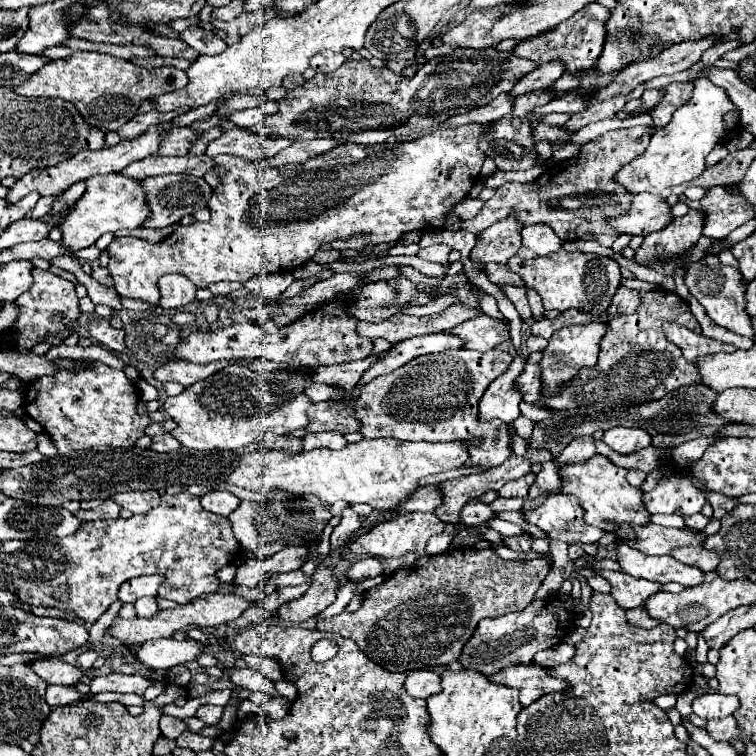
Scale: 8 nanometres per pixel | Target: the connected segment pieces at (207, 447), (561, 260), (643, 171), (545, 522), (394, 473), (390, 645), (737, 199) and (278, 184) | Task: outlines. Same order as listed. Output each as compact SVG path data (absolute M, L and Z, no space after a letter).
M229 365L219 373L197 381L177 397L167 397L165 411L179 427L173 431L177 441L199 451L237 451L253 443L263 433L291 433L309 425L307 409L311 399L303 393L313 383L313 367L279 369L273 373L251 367Z
M555 251L551 255L535 257L535 259L513 257L509 259L507 265L527 283L529 289L535 289L541 295L545 309L557 309L557 311L577 307L577 309L589 309L593 313L601 313L601 309L609 305L611 295L621 283L619 263L609 257L599 257L595 253Z
M695 81L693 97L673 113L673 119L667 123L667 127L657 129L651 135L647 151L625 165L615 175L615 179L625 185L633 195L647 191L657 197L667 197L671 187L693 181L703 173L705 157L713 151L717 143L721 143L727 133L725 115L731 111L737 113L739 109L737 105L733 105L733 101L729 101L725 89L707 87L707 81Z
M549 495L541 507L525 513L525 521L537 525L551 539L563 543L597 543L601 529L583 521L583 509L573 495Z
M363 439L359 443L349 443L345 449L313 449L313 451L261 451L261 453L247 453L239 459L239 467L229 475L229 483L239 485L249 491L267 493L271 489L283 489L295 495L315 495L323 503L347 501L355 503L369 503L373 509L379 511L395 511L403 505L417 489L419 481L437 475L449 469L465 467L469 461L469 441L449 441L449 443L427 443L427 441L399 441L399 439Z
M451 549L421 557L421 565L399 569L381 585L365 591L359 611L343 611L319 621L319 631L353 639L365 655L389 671L427 669L459 659L465 643L483 617L523 611L551 571L545 557L505 561L485 549Z
M729 185L713 187L699 201L689 201L681 195L681 201L687 203L691 209L703 209L707 213L703 229L705 237L725 239L733 229L755 217L755 209L749 205L743 193L737 187L731 193L727 187Z
M467 123L461 127L439 127L433 133L427 133L419 139L413 141L399 141L395 145L389 147L389 143L381 143L381 145L359 145L359 143L343 143L331 151L325 151L301 165L285 165L285 167L263 167L263 163L259 161L247 161L235 155L217 155L213 157L215 161L215 173L221 177L221 185L215 189L215 195L209 199L209 211L211 211L211 219L207 223L199 223L195 221L193 225L187 227L179 227L177 231L173 231L165 241L161 243L149 243L137 237L121 237L115 239L107 251L109 251L109 265L107 269L113 275L115 281L115 289L119 295L123 297L135 297L145 301L147 305L151 305L153 309L157 309L160 300L160 292L157 285L157 279L165 273L183 273L185 277L189 277L195 285L207 287L213 281L237 281L237 283L245 283L257 275L265 275L265 273L277 273L277 271L293 271L297 267L301 267L303 263L307 263L325 243L337 239L337 237L351 237L355 233L369 233L371 235L371 243L393 243L395 239L399 239L403 233L409 231L435 231L435 229L443 229L445 221L447 221L447 213L453 209L455 203L459 203L461 199L465 199L469 195L469 191L473 189L473 185L479 179L479 171L483 167L485 161L485 153L479 149L479 141L489 135L493 131L493 123Z

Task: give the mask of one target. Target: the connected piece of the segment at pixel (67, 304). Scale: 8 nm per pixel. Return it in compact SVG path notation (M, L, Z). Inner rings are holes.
M35 269L33 277L35 277L33 289L29 289L29 293L23 293L15 301L21 309L21 315L19 315L19 319L13 327L13 333L19 333L17 349L21 353L29 351L35 343L41 343L47 333L57 333L61 337L69 337L73 333L73 327L77 325L77 317L79 317L79 309L77 309L79 297L75 293L75 283L71 283L71 281L59 277L59 275L53 275L49 271L43 271L43 269ZM55 311L61 311L65 317L61 321L55 321L51 317Z

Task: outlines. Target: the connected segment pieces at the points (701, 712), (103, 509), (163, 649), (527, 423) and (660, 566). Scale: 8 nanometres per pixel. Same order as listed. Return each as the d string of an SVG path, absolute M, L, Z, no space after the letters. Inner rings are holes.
M705 693L693 701L693 713L703 719L719 719L733 715L737 709L737 695L721 695L721 693Z
M107 499L97 509L93 509L93 511L81 509L75 515L81 517L81 521L95 521L95 519L117 519L119 517L119 511L121 511L121 505L115 503L113 499Z
M173 637L153 639L133 647L133 655L137 657L137 661L149 669L171 669L175 665L197 659L201 651L203 645L197 641L175 641Z
M520 415L514 422L513 425L517 431L517 434L522 438L526 439L532 436L534 422Z
M617 541L617 561L621 565L621 571L633 577L657 581L657 583L681 583L685 587L695 587L703 579L703 571L697 567L689 567L671 555L665 557L651 557L643 555L641 551L633 549L625 541Z

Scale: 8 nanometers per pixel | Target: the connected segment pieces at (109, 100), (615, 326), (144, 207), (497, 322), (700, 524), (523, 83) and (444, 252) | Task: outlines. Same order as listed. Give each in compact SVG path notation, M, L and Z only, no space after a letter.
M75 51L65 59L51 61L49 65L41 67L29 81L25 81L15 91L25 97L61 97L77 105L79 113L89 121L105 131L117 131L121 125L135 117L135 111L141 107L145 99L159 97L167 91L183 89L189 83L183 69L177 67L153 67L145 69L127 59L111 57L105 53L89 53L89 51Z
M663 289L641 291L641 307L635 313L627 317L613 317L613 321L607 321L609 335L605 335L601 341L597 365L593 369L581 369L577 377L571 379L567 385L561 385L555 395L543 395L541 365L527 363L521 377L517 379L517 389L521 389L523 401L533 405L545 401L545 407L555 411L575 411L589 405L629 407L661 399L673 389L699 383L701 375L695 365L689 365L683 359L681 349L667 341L663 333L663 319L693 329L695 333L701 333L701 327L689 309L689 303L683 301L677 293Z
M113 173L113 175L89 177L85 183L87 191L75 203L75 209L73 213L69 213L67 221L61 223L63 231L61 241L65 243L67 249L75 251L81 247L89 247L105 233L115 233L119 229L137 229L151 217L151 209L145 199L145 189L141 187L141 179Z
M481 315L481 317L469 319L469 321L453 327L449 333L463 337L465 349L489 351L495 345L511 339L509 327L511 327L511 323L505 319L493 319L489 315Z
M695 513L695 515L685 517L685 525L691 529L705 529L707 523L709 523L709 519L703 513Z
M551 61L551 63L545 63L541 67L537 67L535 71L527 73L517 85L515 89L511 89L511 93L517 97L517 95L523 95L527 91L533 91L537 87L545 87L545 85L551 85L555 83L555 79L559 79L563 75L563 65L559 65L559 61Z
M433 245L433 247L420 248L417 255L425 261L449 265L449 261L447 261L449 251L451 251L451 247L447 247L447 245Z

